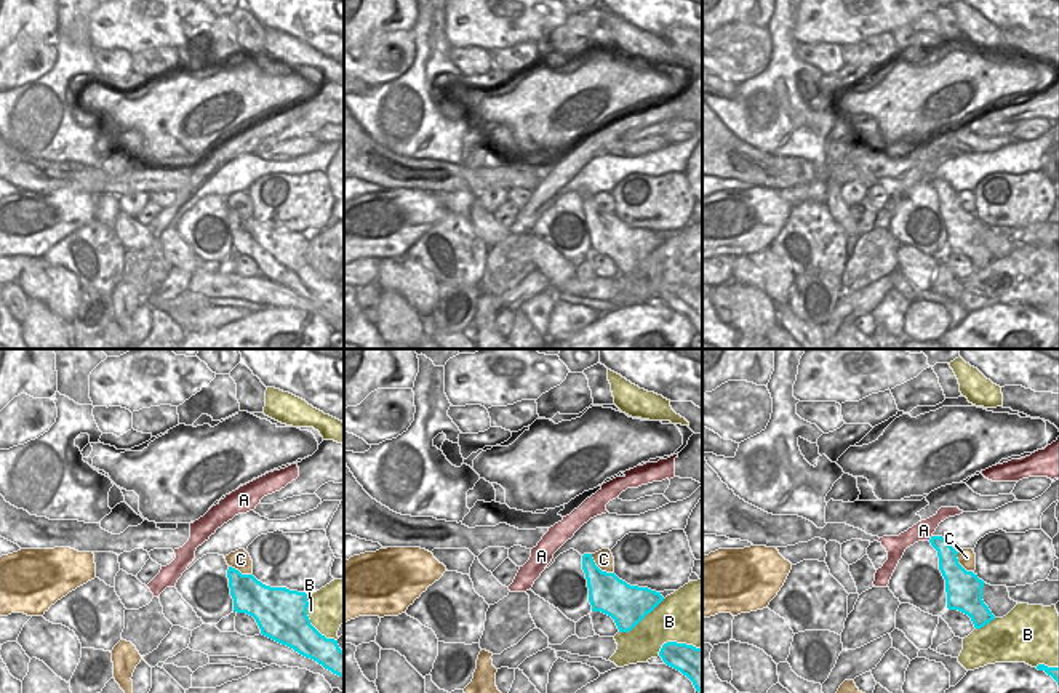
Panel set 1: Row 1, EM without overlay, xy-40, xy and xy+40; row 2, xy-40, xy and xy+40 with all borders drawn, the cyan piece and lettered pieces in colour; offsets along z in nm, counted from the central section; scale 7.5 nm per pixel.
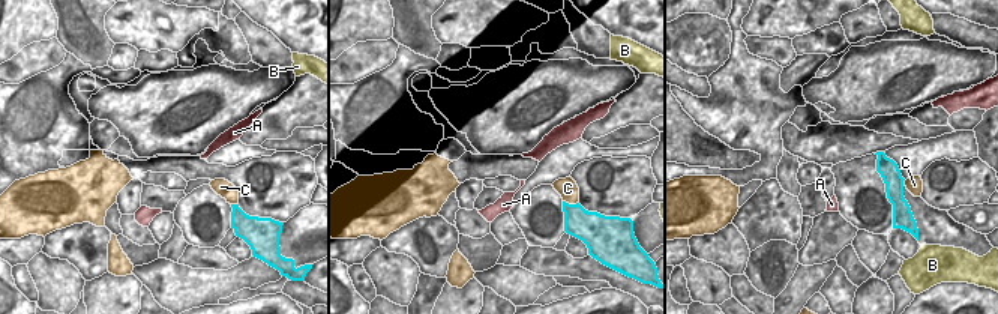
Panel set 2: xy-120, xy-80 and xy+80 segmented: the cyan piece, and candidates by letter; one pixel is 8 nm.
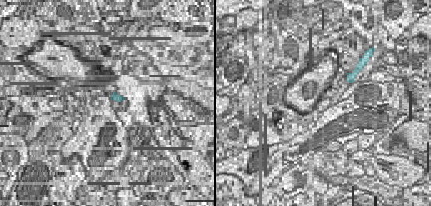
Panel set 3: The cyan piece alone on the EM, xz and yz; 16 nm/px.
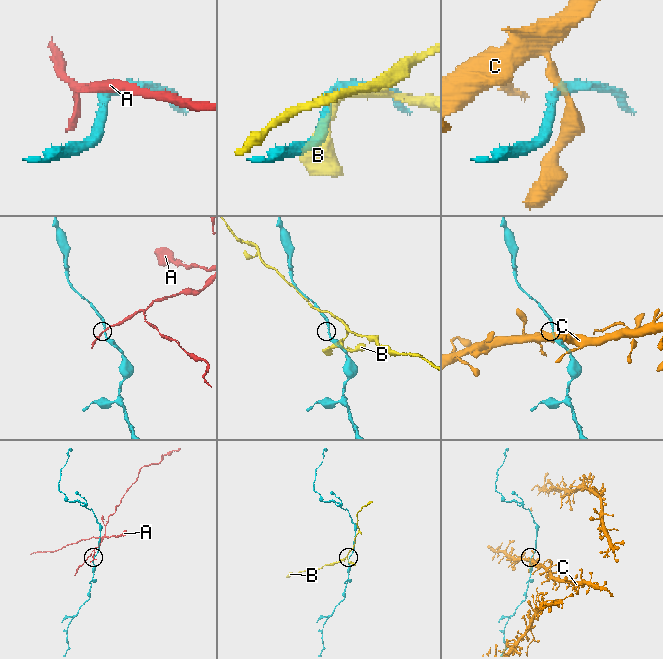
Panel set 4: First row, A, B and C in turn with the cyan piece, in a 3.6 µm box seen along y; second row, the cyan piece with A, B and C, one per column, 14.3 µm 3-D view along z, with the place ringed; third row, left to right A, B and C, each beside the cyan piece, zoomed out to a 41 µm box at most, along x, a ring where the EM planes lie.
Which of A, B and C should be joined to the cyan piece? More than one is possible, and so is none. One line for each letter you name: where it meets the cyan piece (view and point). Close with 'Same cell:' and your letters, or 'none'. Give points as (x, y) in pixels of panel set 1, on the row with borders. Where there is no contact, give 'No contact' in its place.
Same cell: none.

